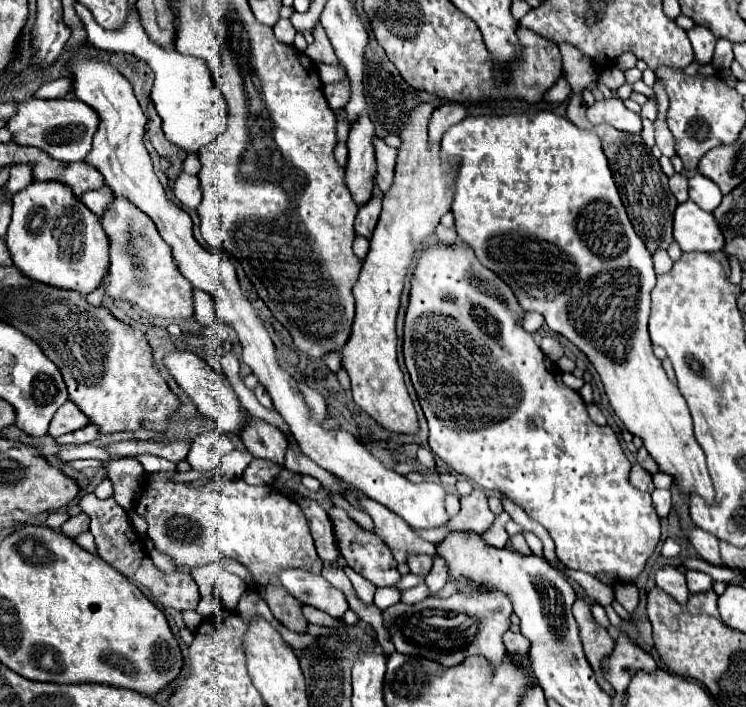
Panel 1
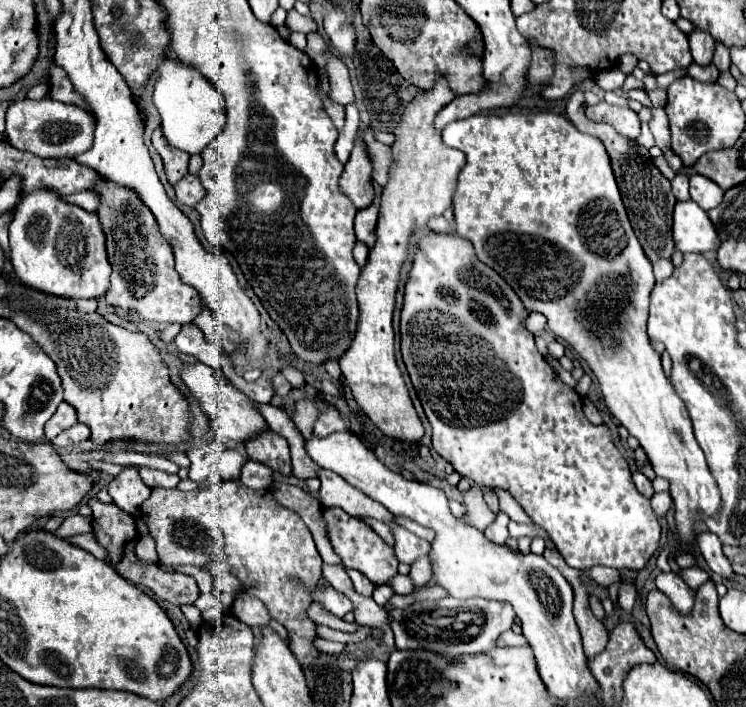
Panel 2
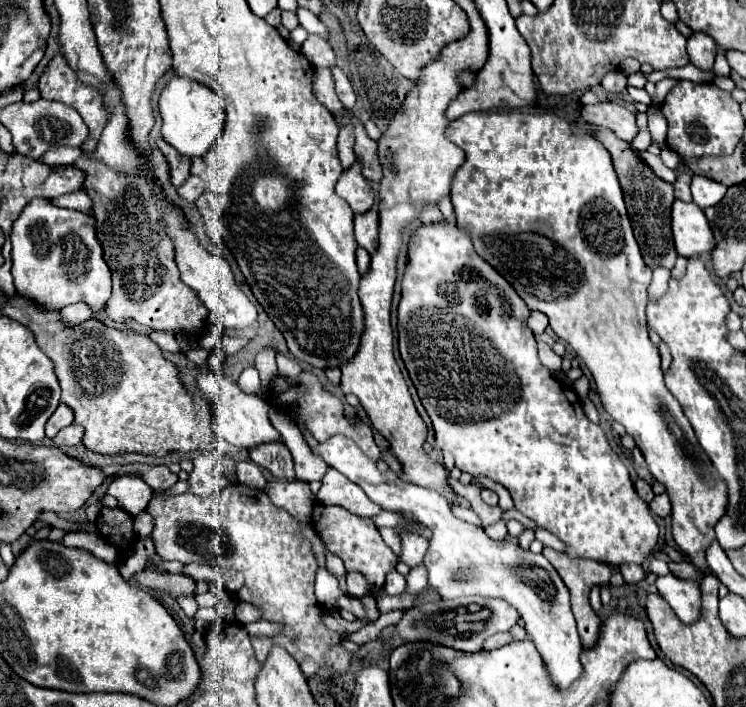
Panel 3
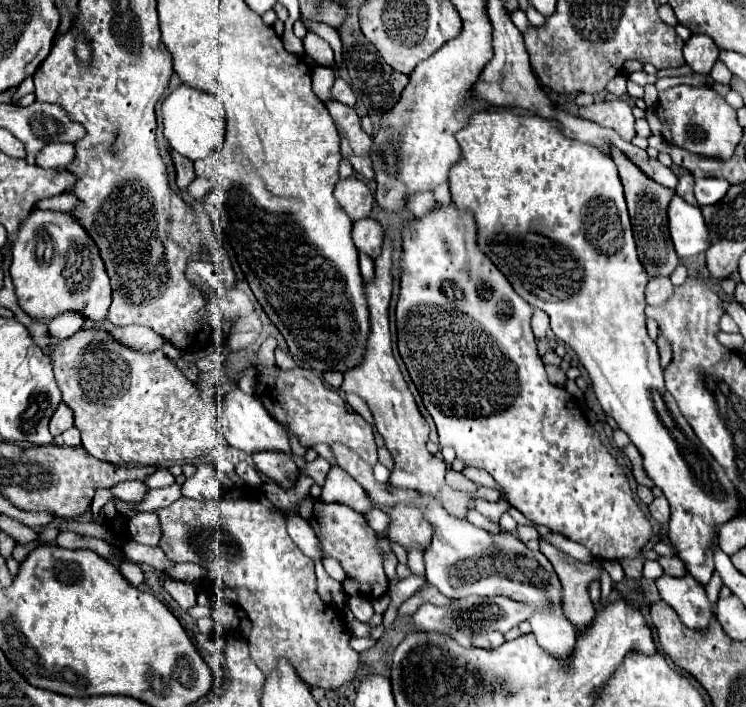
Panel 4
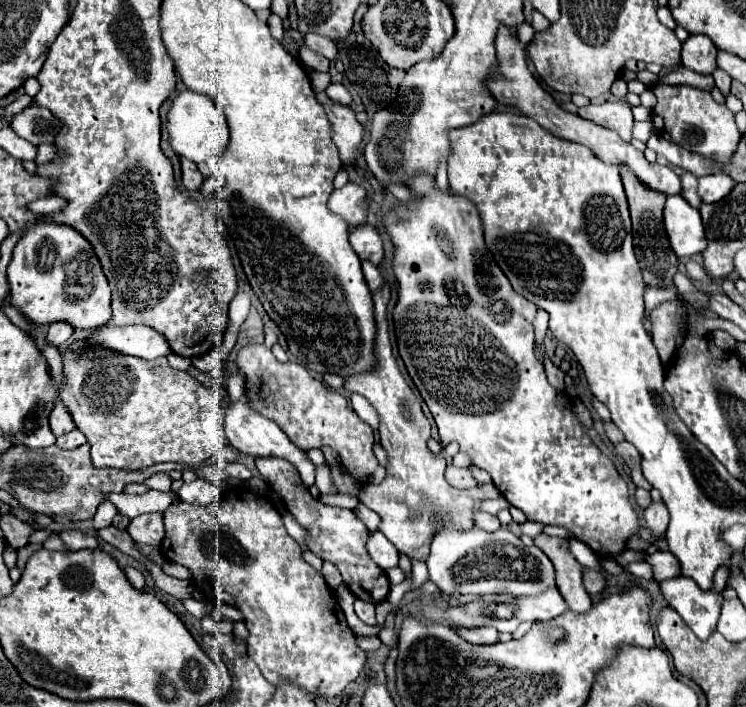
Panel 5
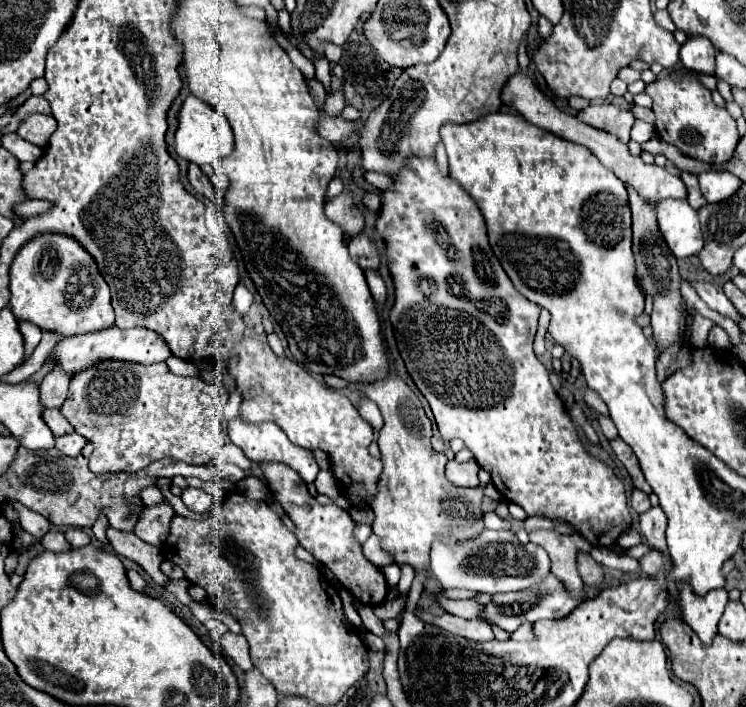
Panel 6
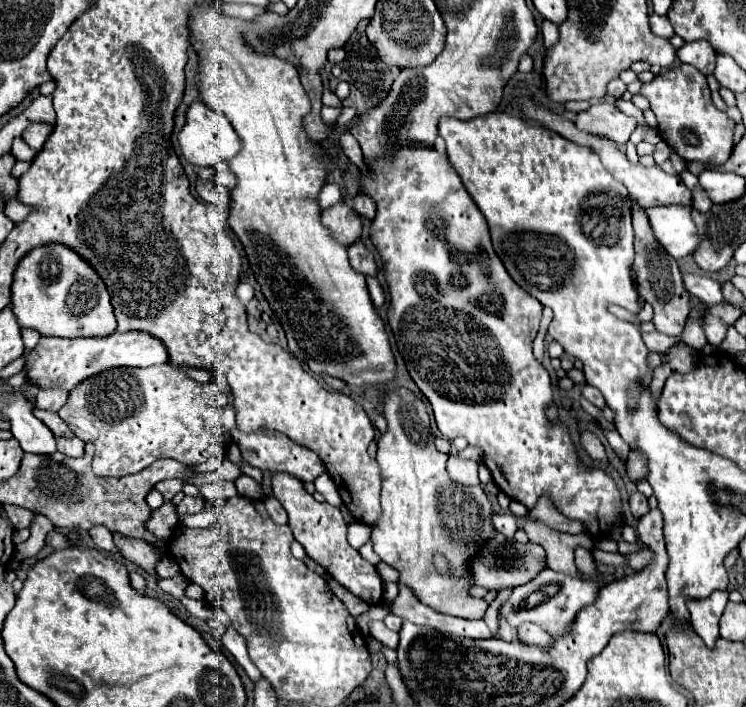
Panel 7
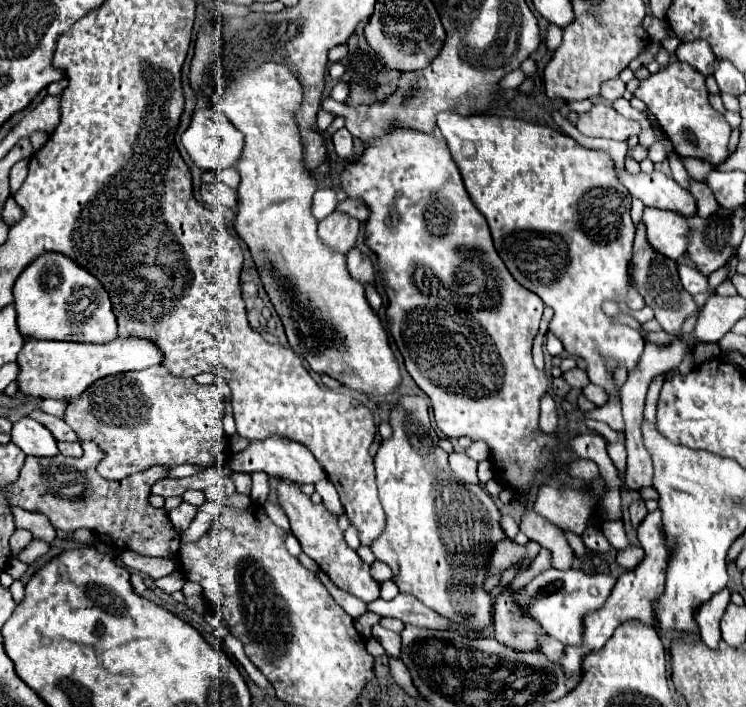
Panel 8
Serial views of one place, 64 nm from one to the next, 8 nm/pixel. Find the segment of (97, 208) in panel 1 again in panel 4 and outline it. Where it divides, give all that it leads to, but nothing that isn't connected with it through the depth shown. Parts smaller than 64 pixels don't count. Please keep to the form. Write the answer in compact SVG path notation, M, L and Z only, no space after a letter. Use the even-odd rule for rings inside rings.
M68 192L60 194L60 196L52 196L52 198L48 198L48 200L38 200L38 202L34 204L34 208L38 208L38 210L54 210L54 212L70 212L70 210L74 210L76 206L78 206L76 196L72 196L72 194L68 194Z

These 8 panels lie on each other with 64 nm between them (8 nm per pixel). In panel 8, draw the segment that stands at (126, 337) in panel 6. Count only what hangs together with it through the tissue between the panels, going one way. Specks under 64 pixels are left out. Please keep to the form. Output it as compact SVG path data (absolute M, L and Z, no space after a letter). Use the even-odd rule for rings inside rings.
M116 338L108 344L26 340L16 358L16 364L20 368L16 384L22 394L32 398L54 398L70 404L100 378L130 370L144 370L148 366L160 364L160 354L154 344L148 344L148 340L140 338Z

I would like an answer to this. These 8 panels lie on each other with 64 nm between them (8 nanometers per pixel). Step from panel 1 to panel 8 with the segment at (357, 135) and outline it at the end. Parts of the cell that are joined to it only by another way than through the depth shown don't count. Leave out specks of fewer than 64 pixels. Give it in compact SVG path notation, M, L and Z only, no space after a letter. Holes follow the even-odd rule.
M332 212L328 218L324 218L318 224L320 240L328 248L332 248L340 254L348 254L356 246L358 230L360 230L360 222L346 214L340 214L340 212Z

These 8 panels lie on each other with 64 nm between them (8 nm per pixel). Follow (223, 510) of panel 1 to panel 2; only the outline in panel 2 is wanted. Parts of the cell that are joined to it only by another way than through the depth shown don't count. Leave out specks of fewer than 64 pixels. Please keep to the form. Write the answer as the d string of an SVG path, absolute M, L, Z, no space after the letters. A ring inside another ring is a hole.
M240 480L220 482L208 490L196 492L180 492L178 488L154 488L152 496L140 508L146 526L156 540L156 552L160 564L166 568L174 568L178 564L194 564L206 566L212 562L226 562L232 566L234 576L240 582L240 590L256 596L264 602L272 620L278 620L288 630L288 648L296 656L296 660L308 668L314 658L320 656L320 650L314 646L316 624L308 616L308 606L312 604L312 588L322 576L322 558L316 550L310 530L296 516L296 512L288 512L280 508L270 490L252 490Z

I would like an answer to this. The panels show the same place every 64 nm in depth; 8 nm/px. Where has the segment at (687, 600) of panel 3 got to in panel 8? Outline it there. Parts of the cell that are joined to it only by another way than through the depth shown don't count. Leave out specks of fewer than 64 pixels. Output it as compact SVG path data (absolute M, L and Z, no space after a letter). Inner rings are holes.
M724 588L708 602L696 610L696 622L700 628L700 638L708 648L718 648L720 642L720 618L730 602L730 592Z

